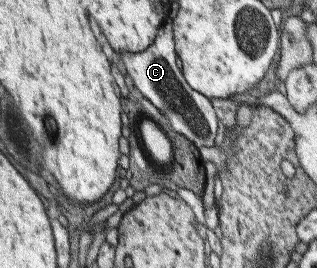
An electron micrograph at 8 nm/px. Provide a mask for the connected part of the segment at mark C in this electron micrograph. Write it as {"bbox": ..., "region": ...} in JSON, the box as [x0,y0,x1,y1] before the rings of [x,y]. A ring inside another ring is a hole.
{"bbox":[113,20,218,148],"region":[[[166,20],[158,29],[153,44],[140,52],[113,52],[116,60],[121,60],[125,66],[126,74],[130,76],[138,92],[144,100],[151,102],[162,114],[166,114],[169,125],[174,132],[182,134],[186,140],[196,148],[201,146],[214,146],[218,119],[209,101],[199,92],[192,90],[185,81],[181,68],[176,64],[176,51],[173,43],[172,23]]]}

